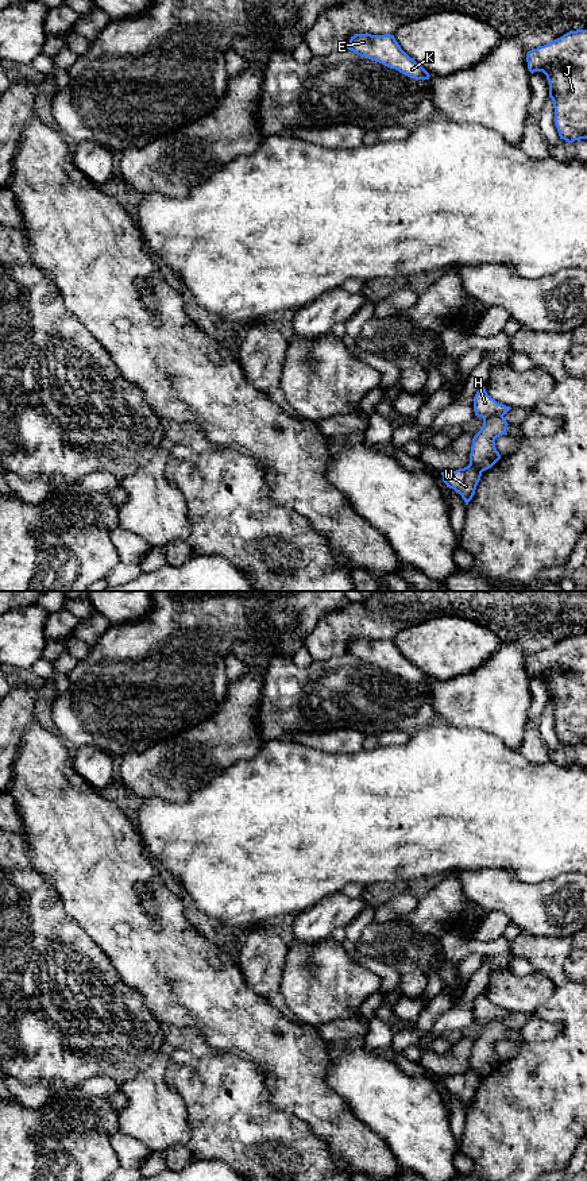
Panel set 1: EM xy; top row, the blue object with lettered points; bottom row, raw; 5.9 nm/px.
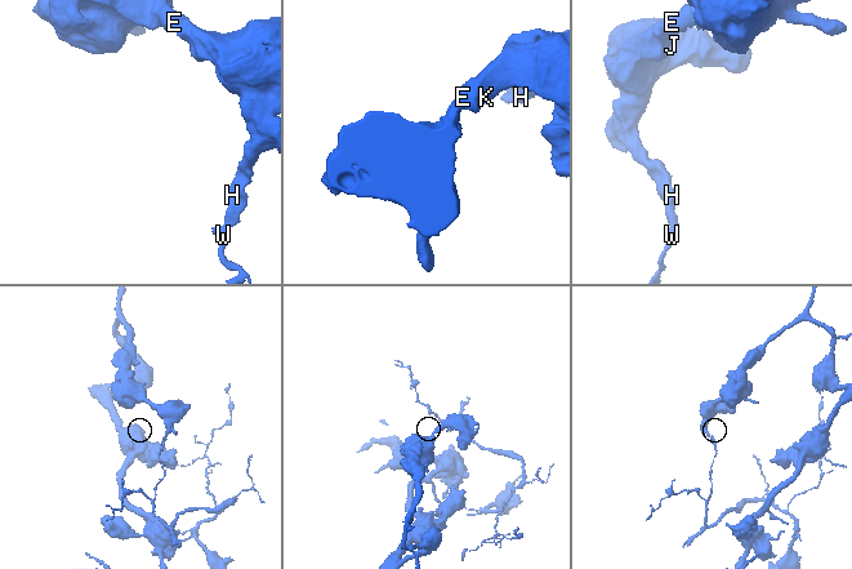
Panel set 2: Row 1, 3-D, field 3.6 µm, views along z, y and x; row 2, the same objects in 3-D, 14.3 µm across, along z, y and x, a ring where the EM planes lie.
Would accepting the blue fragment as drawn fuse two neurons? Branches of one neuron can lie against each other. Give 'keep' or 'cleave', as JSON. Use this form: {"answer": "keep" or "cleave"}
{"answer": "cleave"}

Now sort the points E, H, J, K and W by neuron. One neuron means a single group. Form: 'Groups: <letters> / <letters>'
Groups: E H J K / W

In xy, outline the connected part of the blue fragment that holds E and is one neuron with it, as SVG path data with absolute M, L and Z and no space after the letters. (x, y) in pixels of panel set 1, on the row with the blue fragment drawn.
M355 34L351 36L347 49L360 57L395 69L410 78L429 80L430 77L422 66L401 49L394 35Z

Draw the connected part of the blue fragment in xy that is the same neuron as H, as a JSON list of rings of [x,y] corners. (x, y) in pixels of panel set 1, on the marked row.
[[[484,387],[479,389],[474,397],[475,416],[483,418],[483,427],[472,439],[470,464],[480,472],[491,468],[501,459],[495,448],[495,439],[507,435],[509,424],[503,416],[510,409],[491,398]]]

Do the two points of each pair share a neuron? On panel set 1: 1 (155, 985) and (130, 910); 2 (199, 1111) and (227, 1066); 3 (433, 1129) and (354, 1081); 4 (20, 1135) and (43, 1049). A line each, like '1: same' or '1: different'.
1: same
2: same
3: same
4: different

